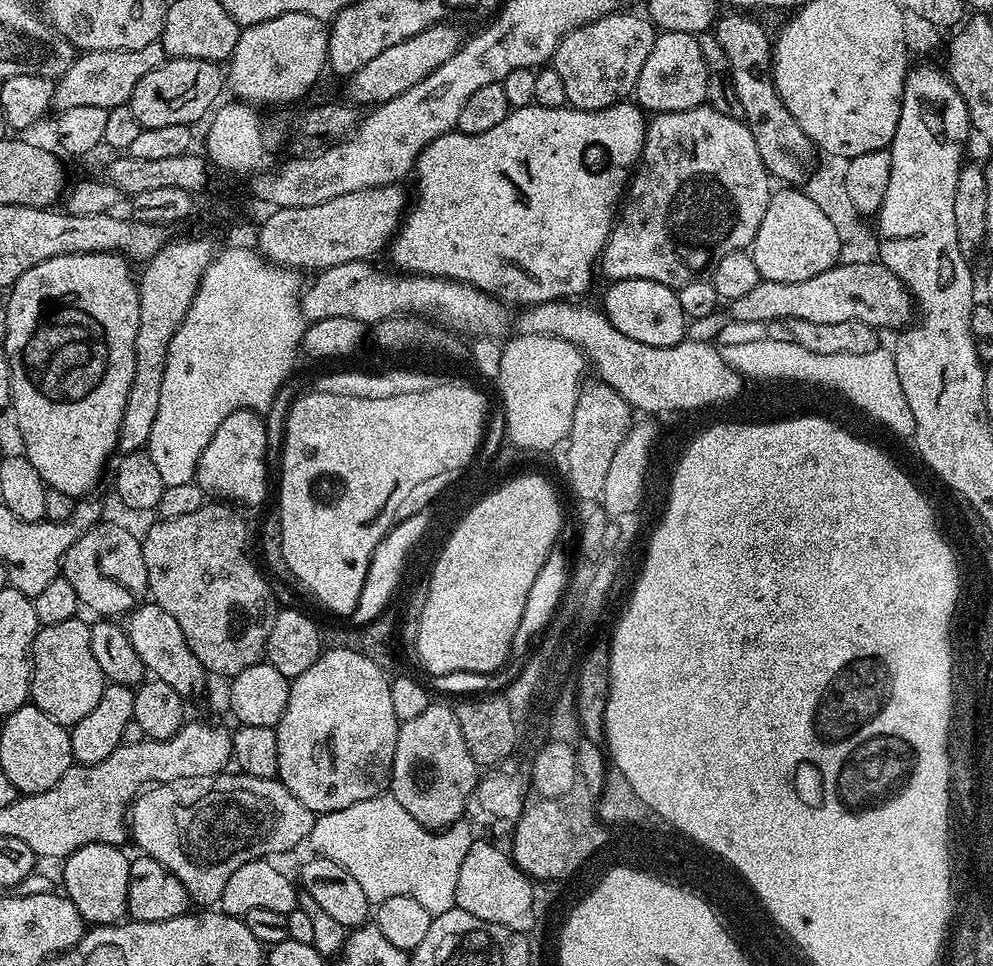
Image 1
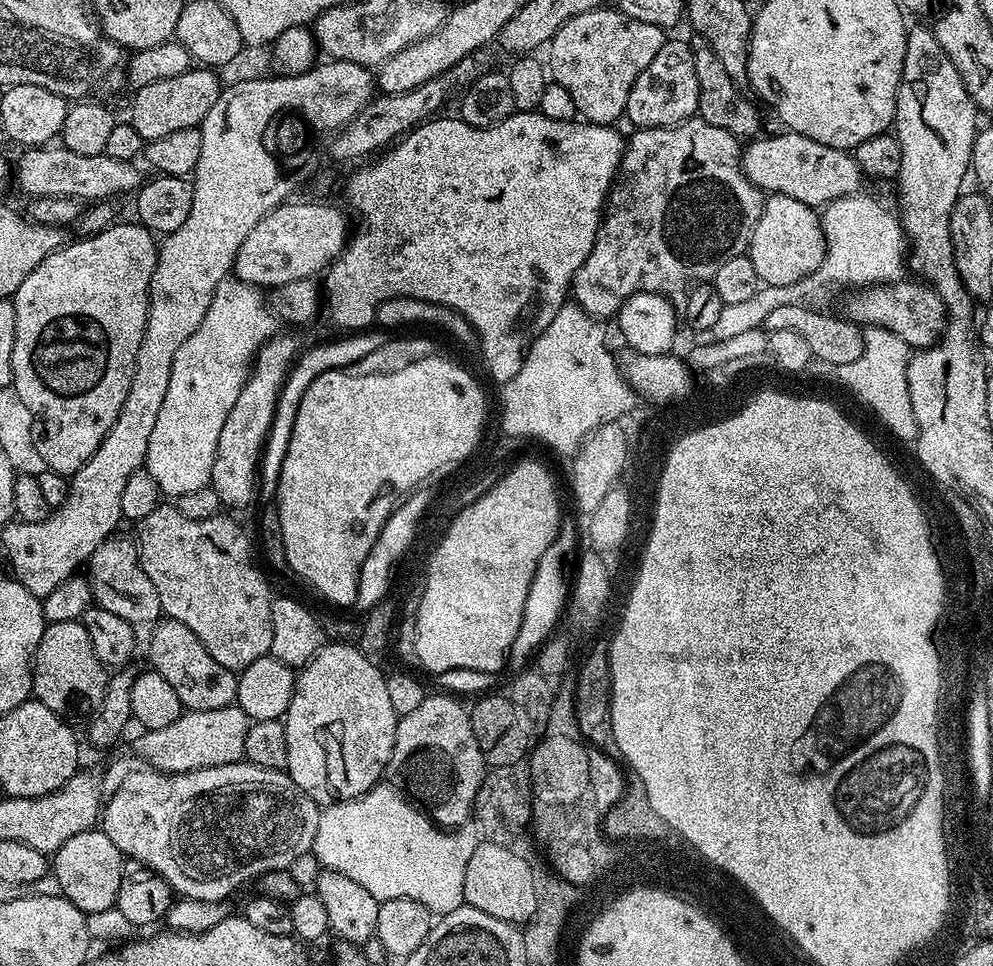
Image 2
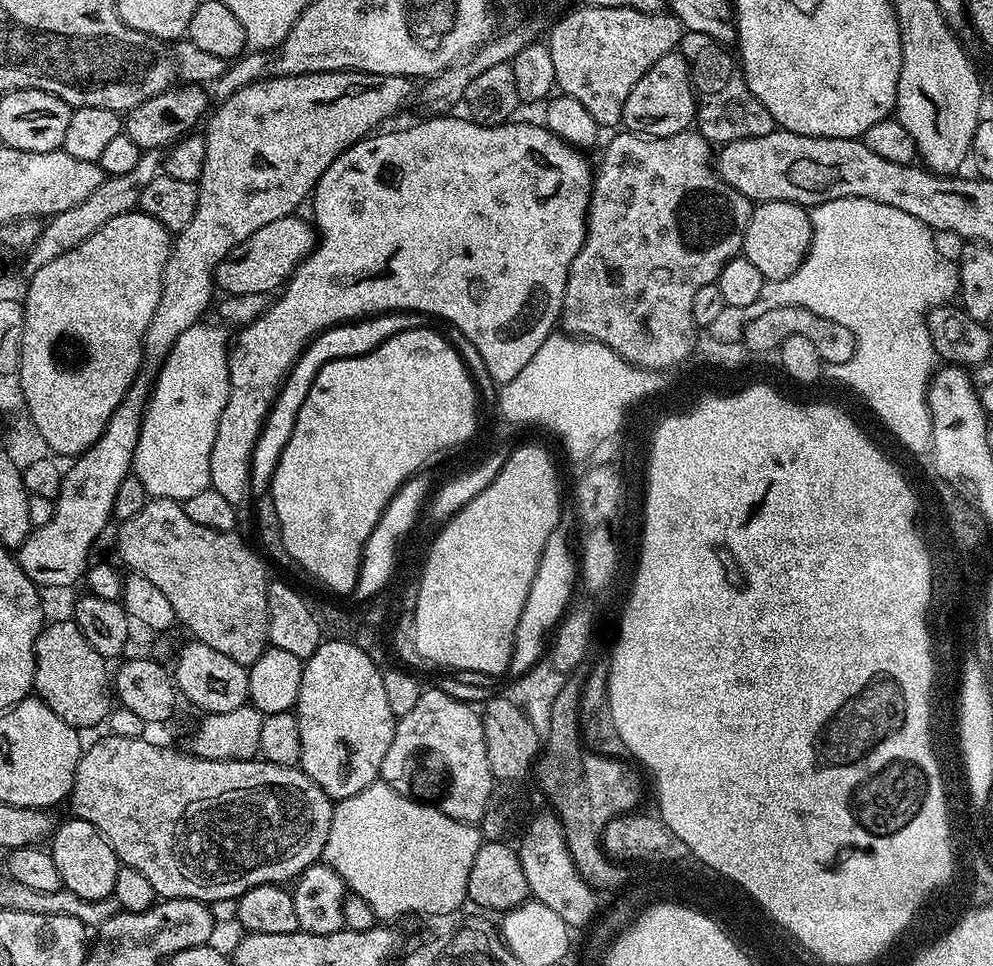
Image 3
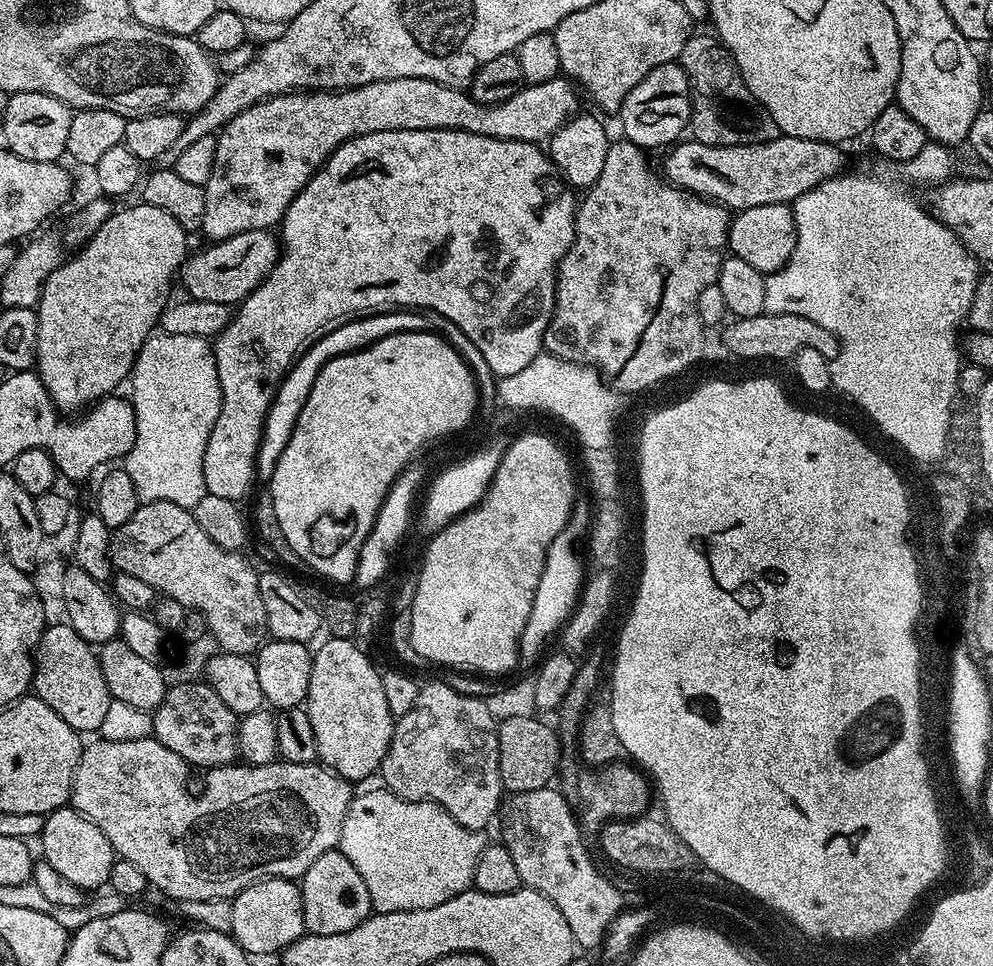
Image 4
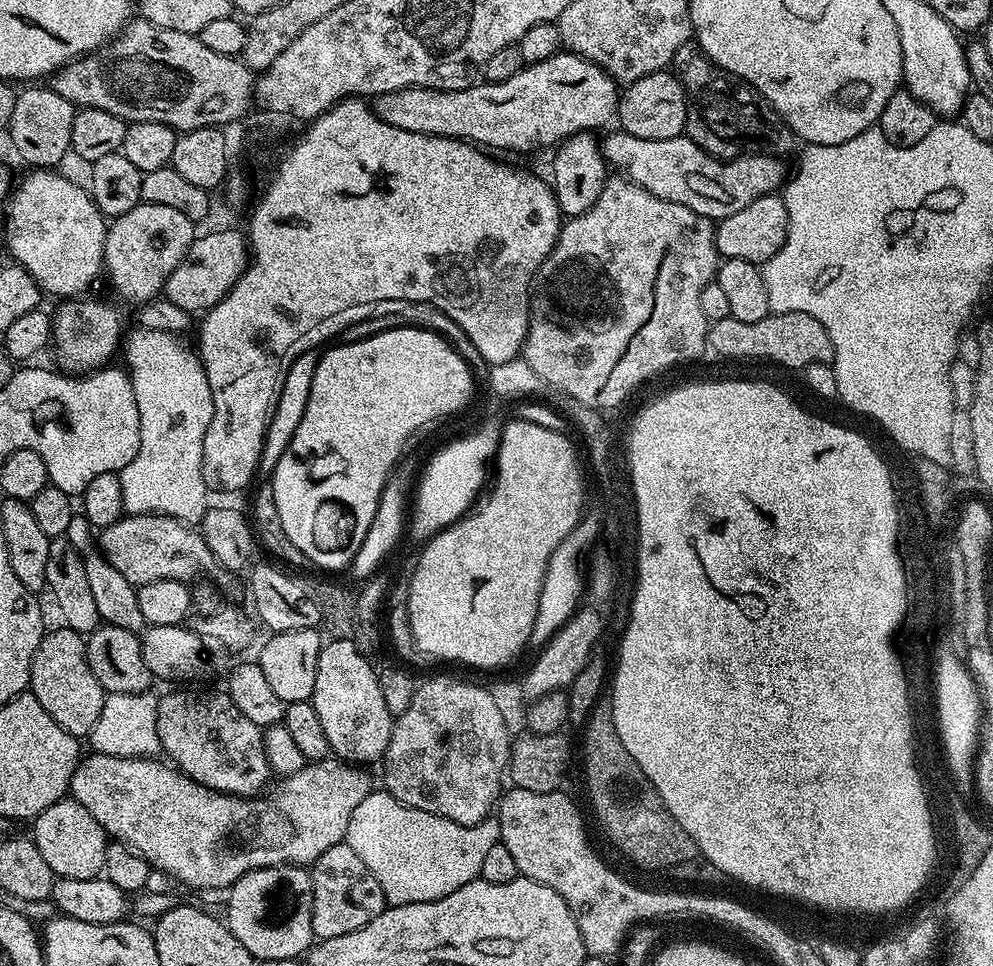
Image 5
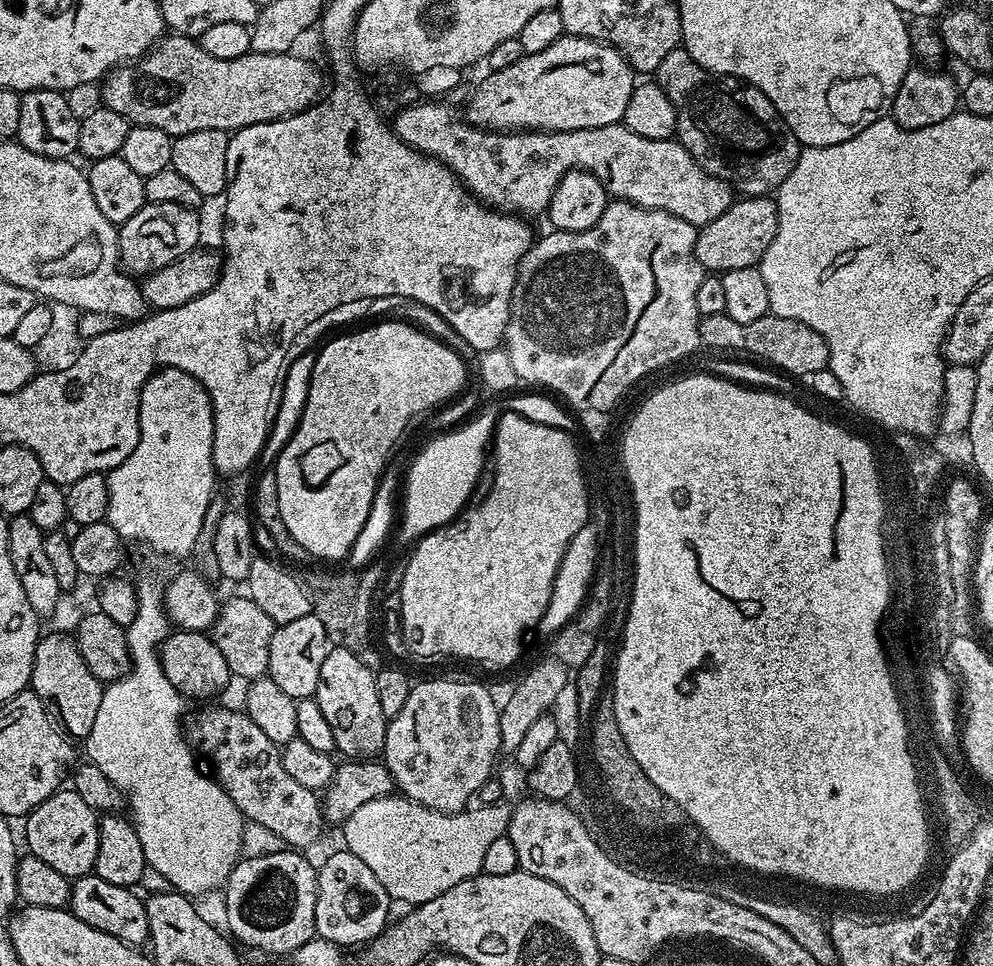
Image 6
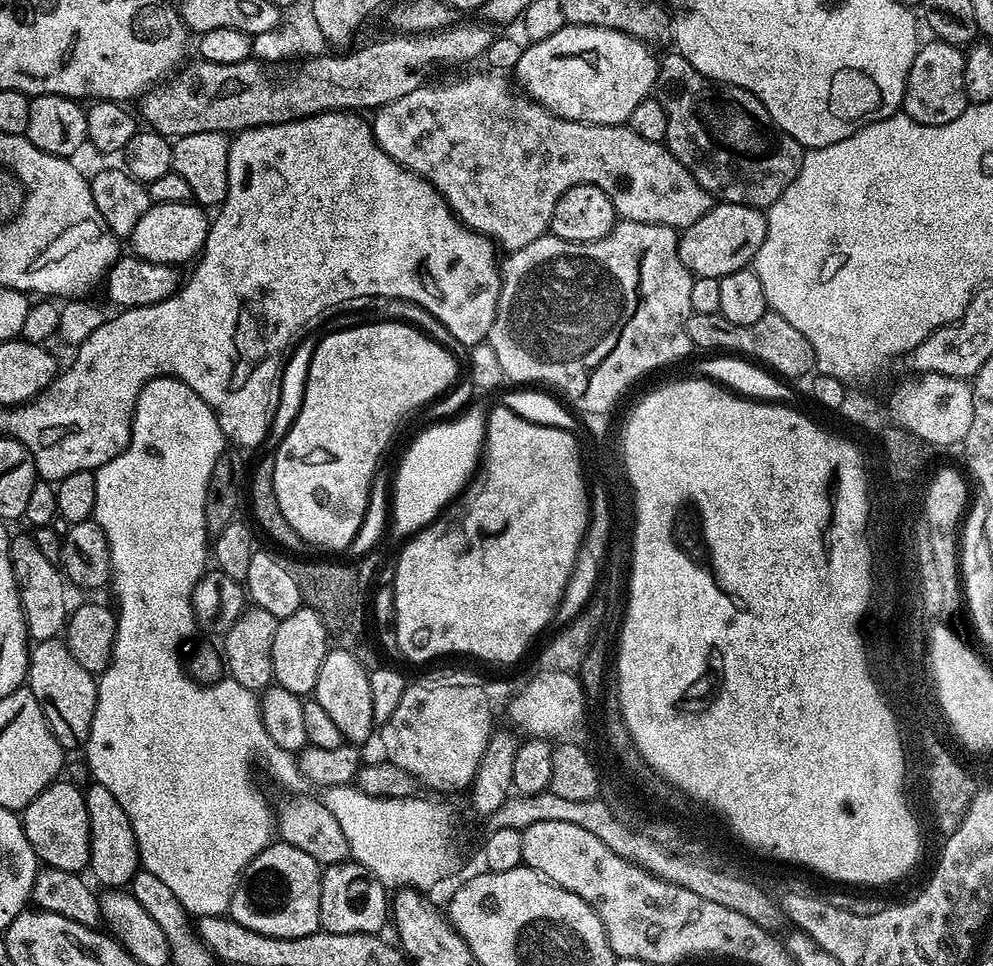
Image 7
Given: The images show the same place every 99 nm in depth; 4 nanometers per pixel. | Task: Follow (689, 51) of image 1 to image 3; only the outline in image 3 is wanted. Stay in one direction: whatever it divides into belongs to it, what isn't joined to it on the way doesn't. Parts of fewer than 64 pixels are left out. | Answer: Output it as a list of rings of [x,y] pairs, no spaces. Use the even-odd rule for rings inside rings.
[[[677,50],[662,54],[662,58],[638,78],[634,90],[630,90],[630,98],[626,98],[622,124],[627,131],[637,132],[645,138],[666,138],[670,134],[689,131],[695,118],[696,94],[692,91],[692,75],[686,58]]]

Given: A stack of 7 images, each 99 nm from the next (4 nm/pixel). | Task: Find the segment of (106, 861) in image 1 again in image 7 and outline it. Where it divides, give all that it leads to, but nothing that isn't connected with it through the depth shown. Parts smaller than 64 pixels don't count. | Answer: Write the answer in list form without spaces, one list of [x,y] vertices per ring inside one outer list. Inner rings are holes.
[[[57,779],[34,802],[22,809],[24,833],[41,865],[77,874],[88,868],[90,858],[90,818],[86,814],[84,793],[78,787]]]

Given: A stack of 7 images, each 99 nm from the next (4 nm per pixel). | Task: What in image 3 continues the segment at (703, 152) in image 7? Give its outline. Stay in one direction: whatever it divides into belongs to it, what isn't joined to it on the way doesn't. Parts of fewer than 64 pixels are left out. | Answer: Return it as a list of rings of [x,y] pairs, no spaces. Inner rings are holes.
[[[685,31],[678,50],[686,58],[692,75],[692,91],[696,94],[694,128],[708,139],[709,144],[723,146],[742,138],[762,138],[777,131],[778,126],[770,110],[766,110],[766,106],[754,98],[739,59],[733,53],[731,56],[725,45],[710,38],[710,34]]]

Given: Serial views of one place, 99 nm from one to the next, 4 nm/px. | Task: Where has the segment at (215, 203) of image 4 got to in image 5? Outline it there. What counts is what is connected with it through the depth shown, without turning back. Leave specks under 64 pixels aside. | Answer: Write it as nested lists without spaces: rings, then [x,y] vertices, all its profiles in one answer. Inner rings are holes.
[[[567,50],[556,52],[537,64],[525,64],[522,70],[518,70],[518,74],[514,74],[514,78],[506,78],[506,82],[479,83],[460,88],[457,92],[446,92],[442,88],[403,88],[397,92],[387,92],[375,101],[374,111],[382,122],[398,126],[398,130],[410,130],[427,136],[445,136],[451,140],[467,140],[488,150],[505,148],[508,152],[551,149],[574,134],[592,132],[611,120],[613,123],[618,112],[618,85],[612,76],[594,62]]]

